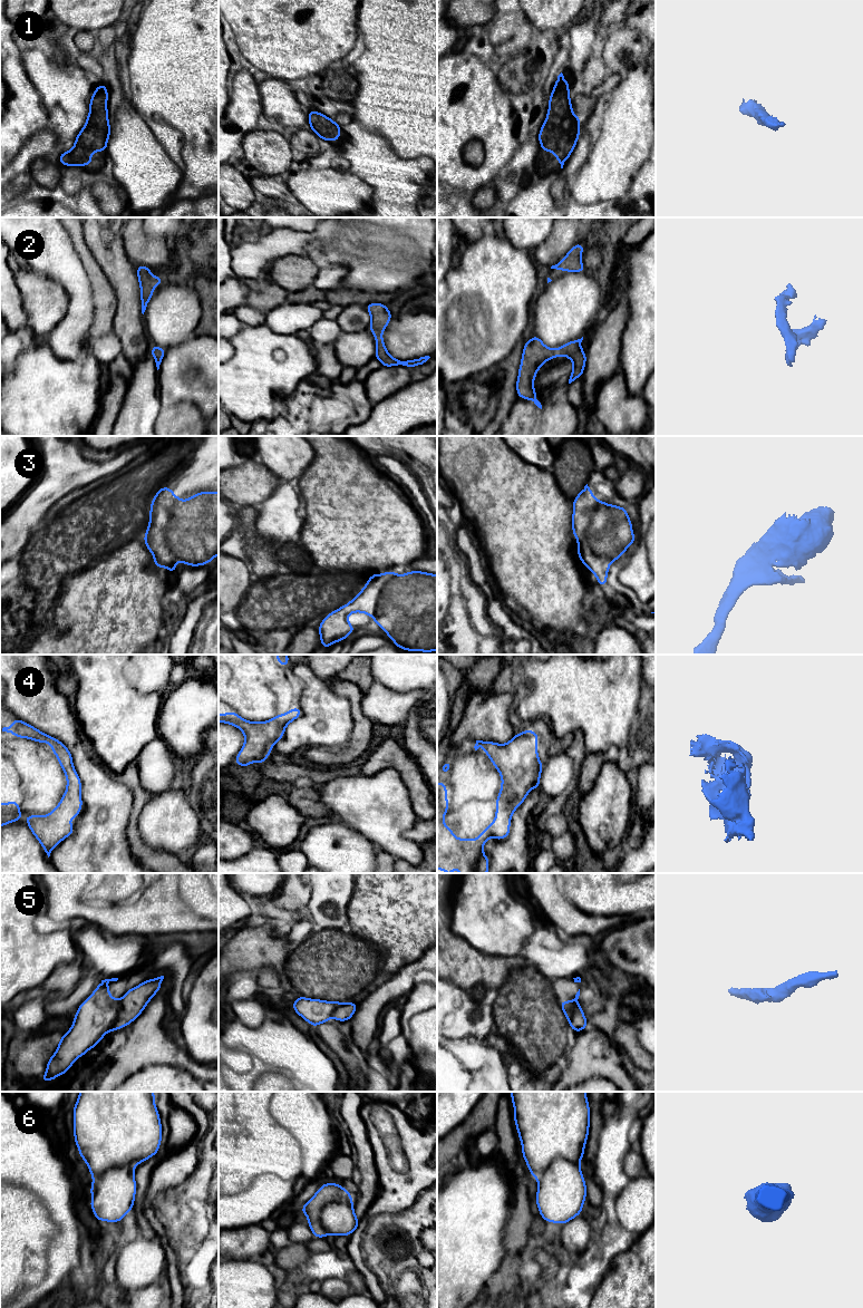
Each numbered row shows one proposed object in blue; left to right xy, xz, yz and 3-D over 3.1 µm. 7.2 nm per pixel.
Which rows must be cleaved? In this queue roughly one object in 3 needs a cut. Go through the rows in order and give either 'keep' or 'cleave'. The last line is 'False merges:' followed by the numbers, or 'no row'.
1: keep
2: keep
3: keep
4: keep
5: cleave
6: keep
False merges: 5

